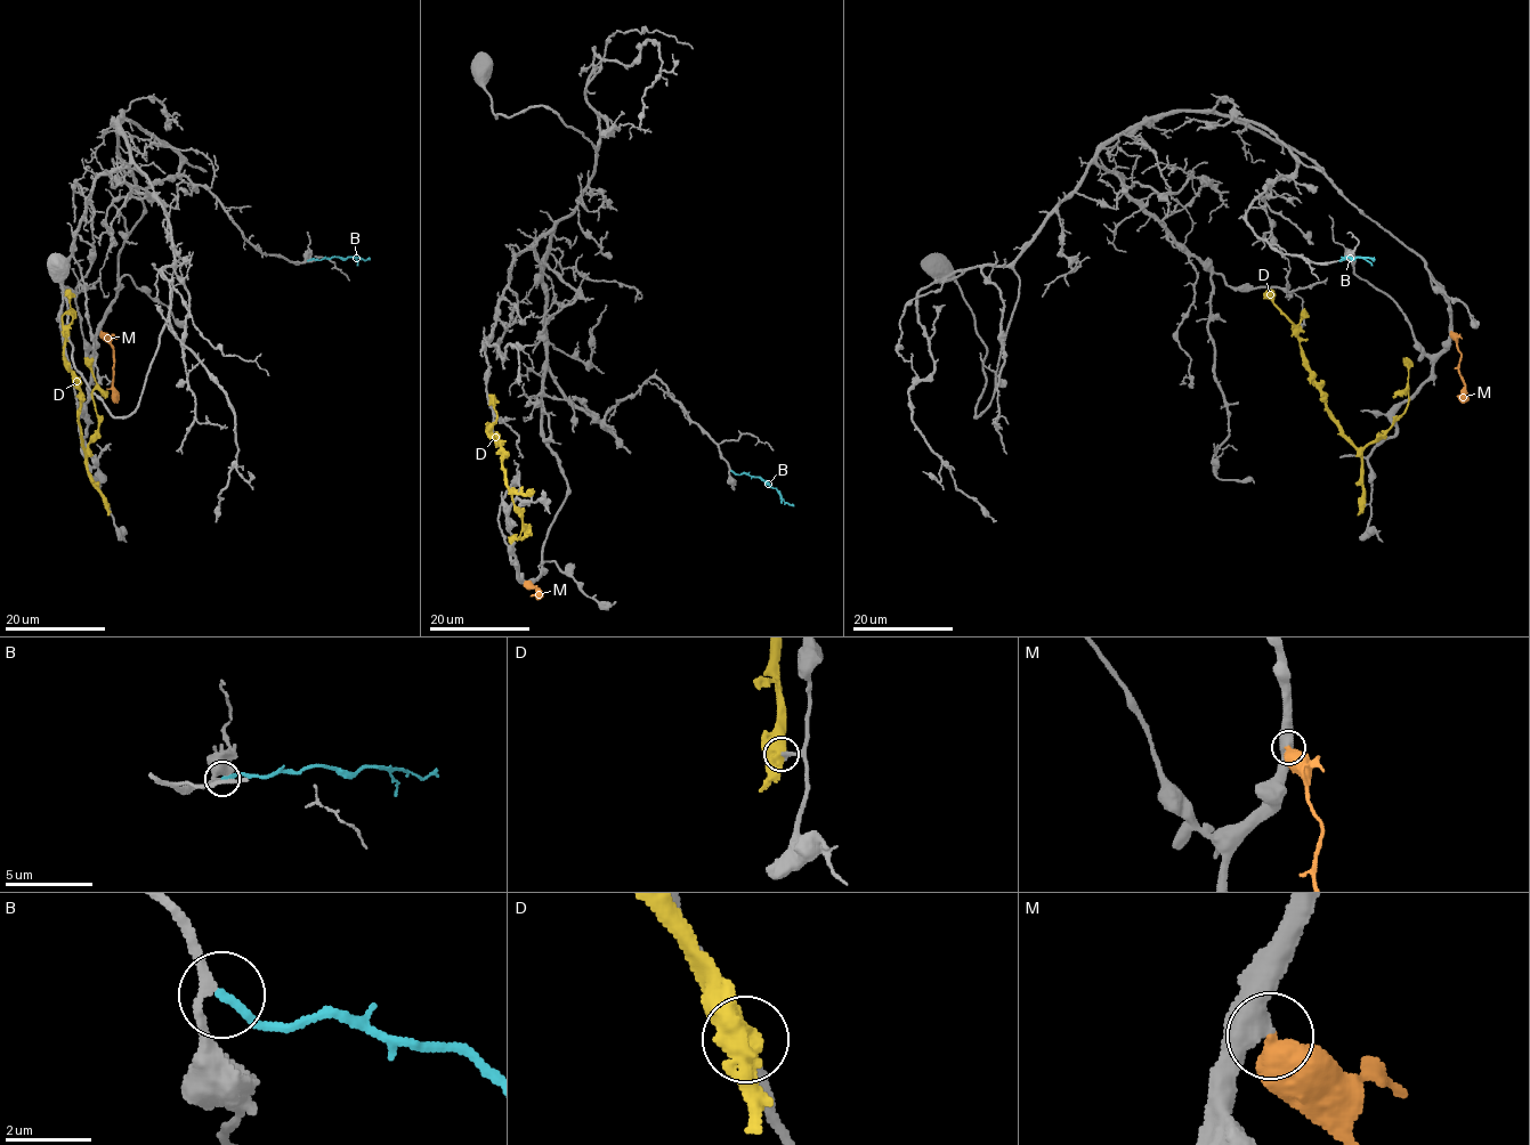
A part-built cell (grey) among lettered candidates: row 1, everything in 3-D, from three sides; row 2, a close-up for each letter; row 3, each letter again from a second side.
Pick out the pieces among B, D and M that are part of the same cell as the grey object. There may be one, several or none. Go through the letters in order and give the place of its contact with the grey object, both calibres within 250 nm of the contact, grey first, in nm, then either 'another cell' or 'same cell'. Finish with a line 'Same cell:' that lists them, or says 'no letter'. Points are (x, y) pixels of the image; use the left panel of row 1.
B: (307, 260) | 200/220 nm | same cell
D: (107, 504) | 300/600 nm | another cell
M: (100, 332) | 440/650 nm | same cell
Same cell: B, M

